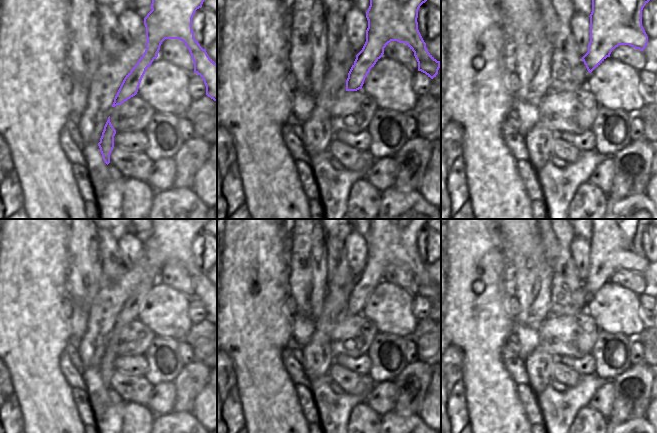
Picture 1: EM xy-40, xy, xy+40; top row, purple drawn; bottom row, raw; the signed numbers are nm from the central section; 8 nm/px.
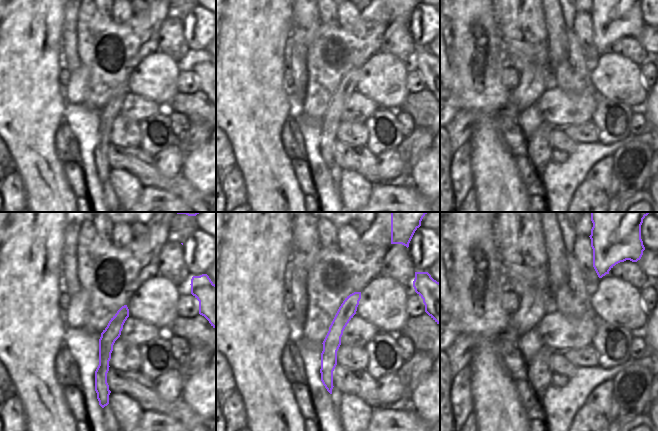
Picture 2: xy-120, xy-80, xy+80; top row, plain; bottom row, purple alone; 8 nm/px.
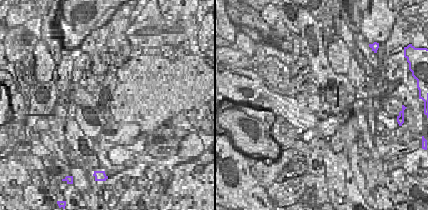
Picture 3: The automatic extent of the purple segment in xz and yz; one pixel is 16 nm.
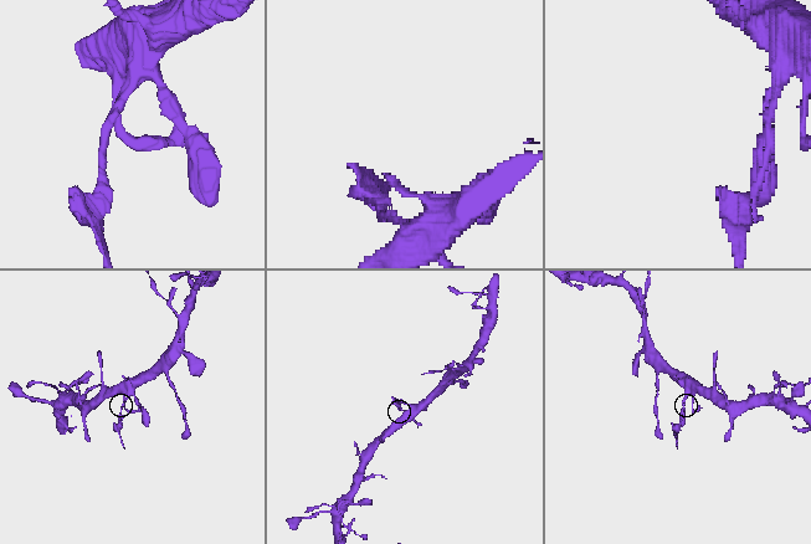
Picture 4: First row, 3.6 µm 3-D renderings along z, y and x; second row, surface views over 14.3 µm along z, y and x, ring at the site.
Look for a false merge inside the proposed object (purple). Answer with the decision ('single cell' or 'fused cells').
fused cells

